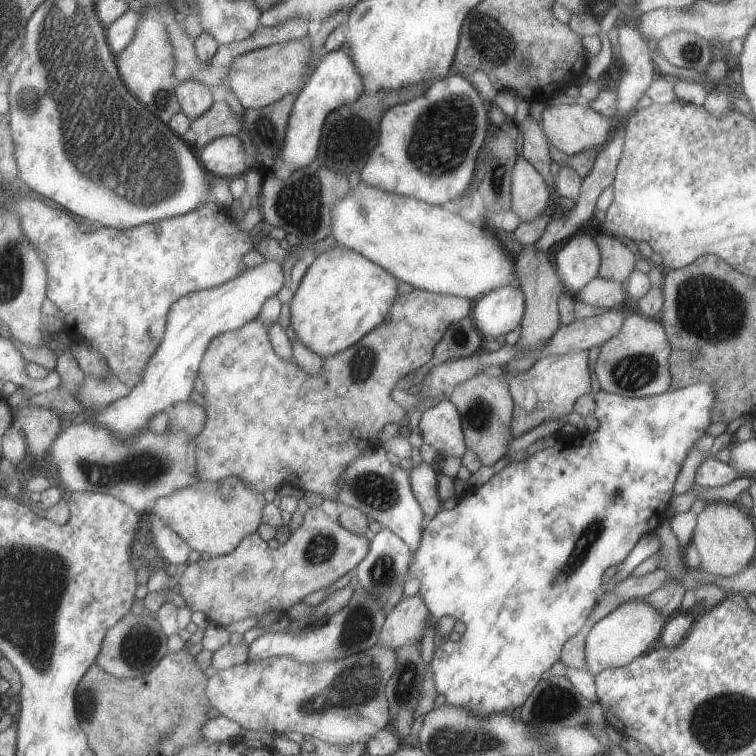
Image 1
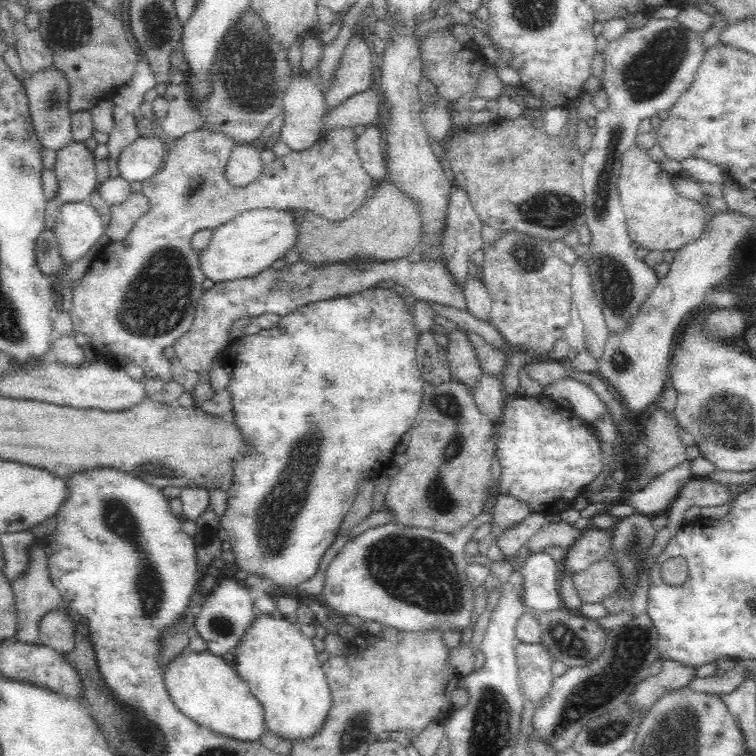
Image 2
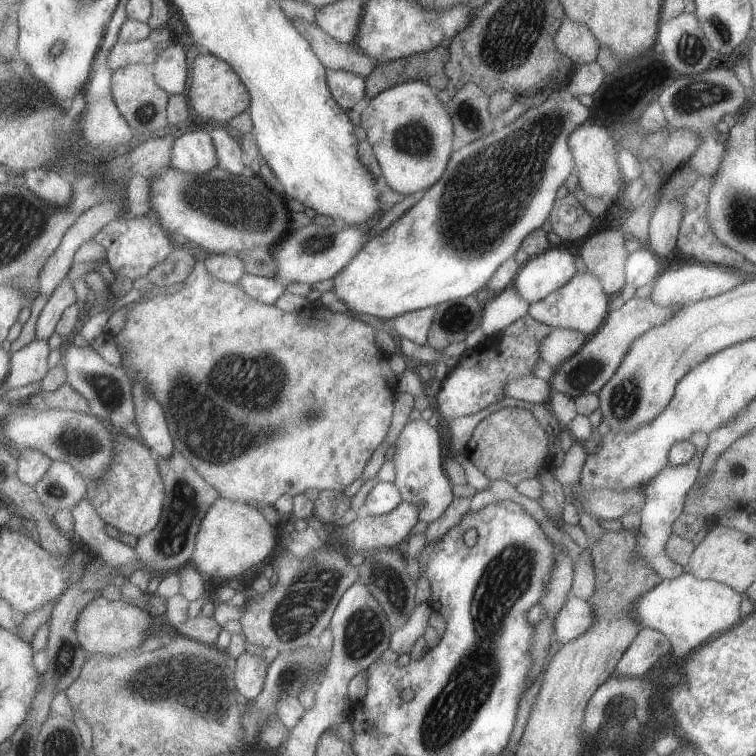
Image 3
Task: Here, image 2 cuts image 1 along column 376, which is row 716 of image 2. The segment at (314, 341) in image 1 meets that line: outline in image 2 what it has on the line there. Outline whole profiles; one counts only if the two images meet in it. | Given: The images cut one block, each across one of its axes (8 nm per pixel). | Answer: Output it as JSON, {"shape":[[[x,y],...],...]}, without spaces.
{"shape":[[[259,614],[254,628],[244,635],[239,648],[235,656],[235,669],[262,705],[265,732],[268,731],[282,740],[290,740],[291,744],[296,741],[303,743],[315,739],[323,729],[333,698],[326,673],[316,659],[317,652],[311,639],[302,634],[297,624],[285,622],[280,616],[271,618],[271,616]]]}

